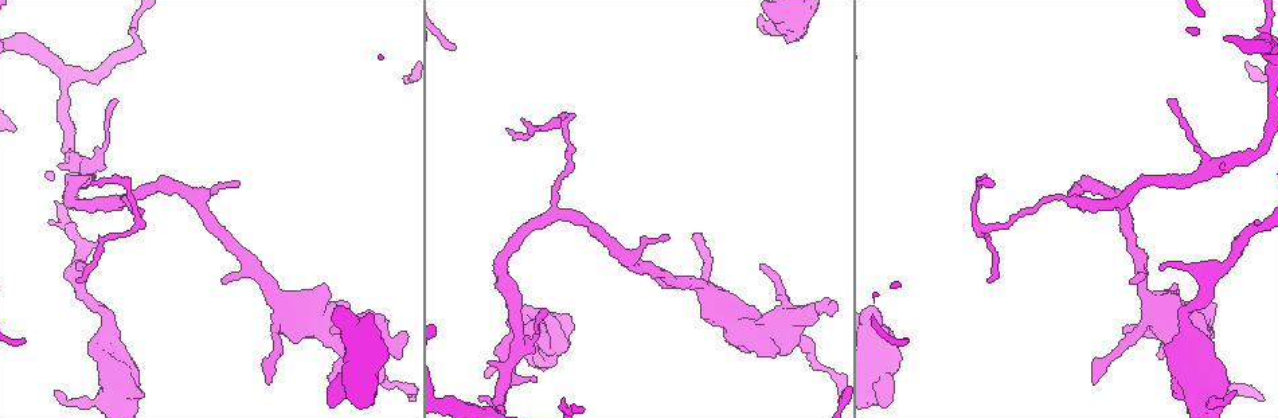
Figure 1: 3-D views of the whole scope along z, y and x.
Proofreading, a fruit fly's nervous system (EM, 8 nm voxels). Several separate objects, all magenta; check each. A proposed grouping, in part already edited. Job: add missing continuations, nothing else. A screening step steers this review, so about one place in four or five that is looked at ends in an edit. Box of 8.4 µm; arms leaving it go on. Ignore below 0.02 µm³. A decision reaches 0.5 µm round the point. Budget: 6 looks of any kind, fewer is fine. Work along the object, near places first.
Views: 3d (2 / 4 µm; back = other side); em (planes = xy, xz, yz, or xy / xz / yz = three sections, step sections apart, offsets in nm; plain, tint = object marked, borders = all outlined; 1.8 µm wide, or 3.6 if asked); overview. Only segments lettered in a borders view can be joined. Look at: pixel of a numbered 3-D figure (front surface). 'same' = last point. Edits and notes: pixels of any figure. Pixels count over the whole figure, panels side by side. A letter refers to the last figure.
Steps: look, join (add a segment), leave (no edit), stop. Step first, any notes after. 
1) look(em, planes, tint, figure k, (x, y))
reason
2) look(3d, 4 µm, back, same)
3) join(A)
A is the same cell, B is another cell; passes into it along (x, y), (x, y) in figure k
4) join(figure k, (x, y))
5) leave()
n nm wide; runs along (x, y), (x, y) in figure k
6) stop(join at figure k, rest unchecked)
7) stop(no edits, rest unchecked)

look(em, planes, borders, figure 1, (79, 270))
branch stops here

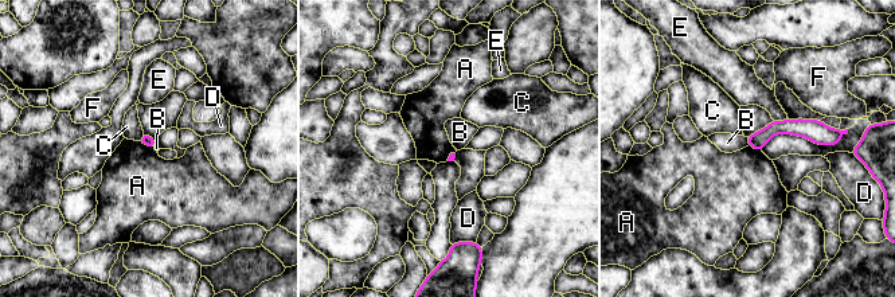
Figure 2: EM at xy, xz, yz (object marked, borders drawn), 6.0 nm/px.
leave()
A touches over 110 nm; A, B, C, D, E and F are other cells; none of them fits

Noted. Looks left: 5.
look(em, planes, borders, figure 1, (1233, 392))

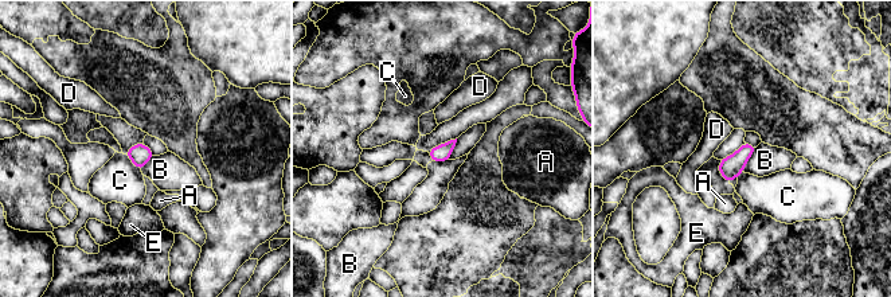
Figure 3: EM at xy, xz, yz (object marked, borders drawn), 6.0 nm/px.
leave()
A, B, C, D and E are other cells; no lettered segment goes on from it

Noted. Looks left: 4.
look(em, 3.6 µm, xz, step 4, tint, figure 1, (883, 388))
sudden change in width

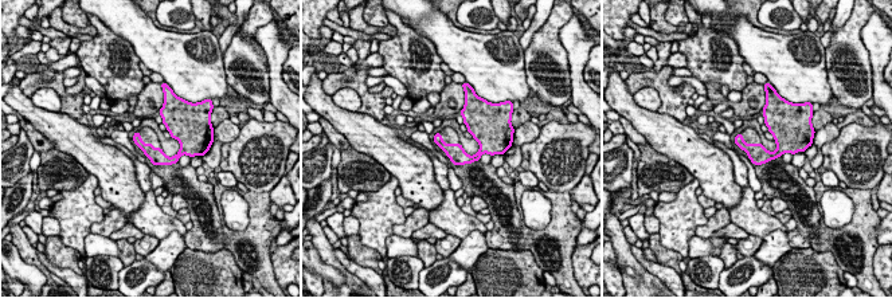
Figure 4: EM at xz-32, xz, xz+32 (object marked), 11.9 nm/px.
look(em, 3.6 µm, planes, borders, same)

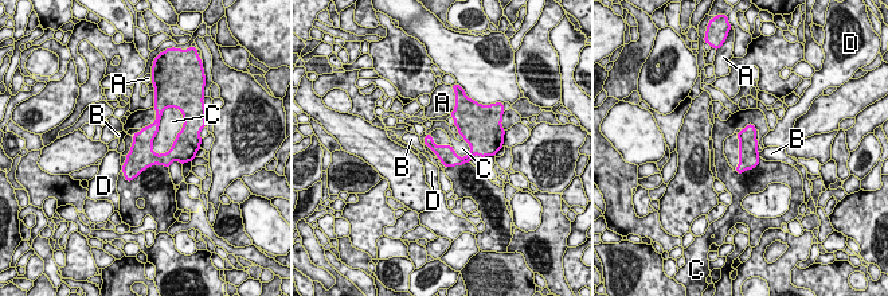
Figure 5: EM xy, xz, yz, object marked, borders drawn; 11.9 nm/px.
leave()
A, B, C and D are other cells; border along (758, 152), (759, 156) in figure 5; no lettered segment goes on from it

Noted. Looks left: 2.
stop(no edits, rest unchecked)

